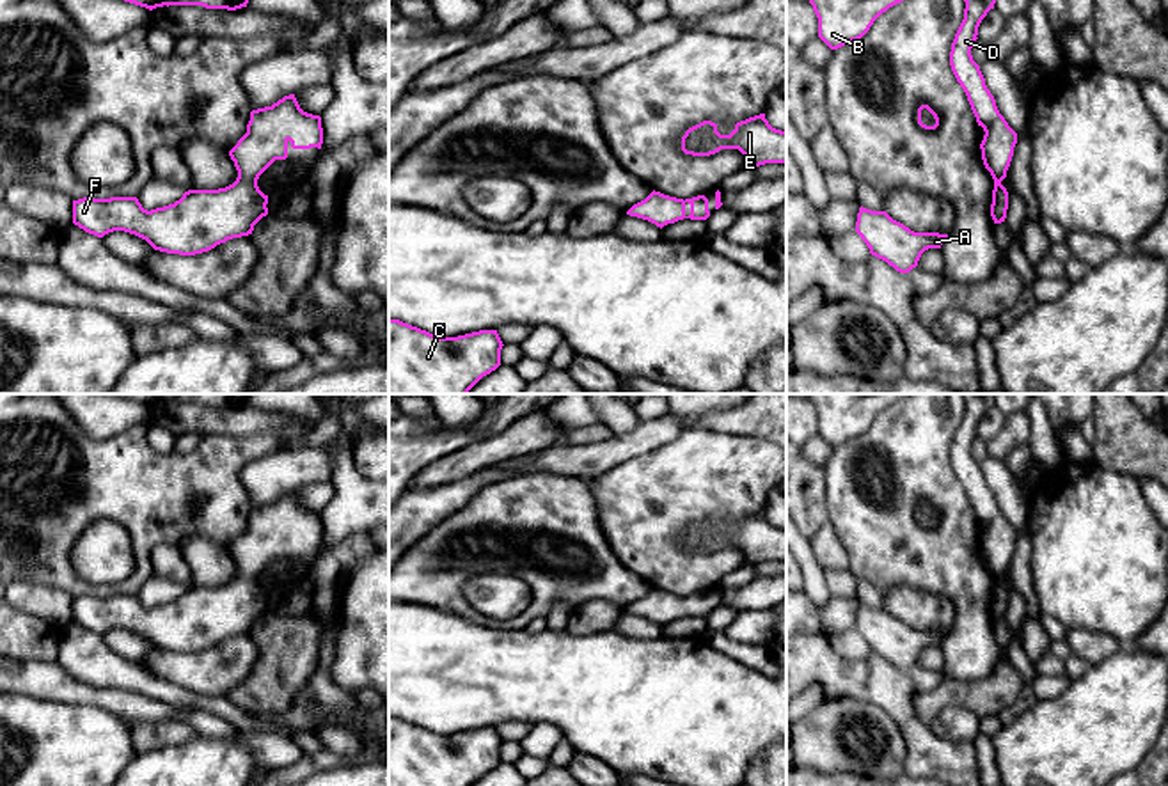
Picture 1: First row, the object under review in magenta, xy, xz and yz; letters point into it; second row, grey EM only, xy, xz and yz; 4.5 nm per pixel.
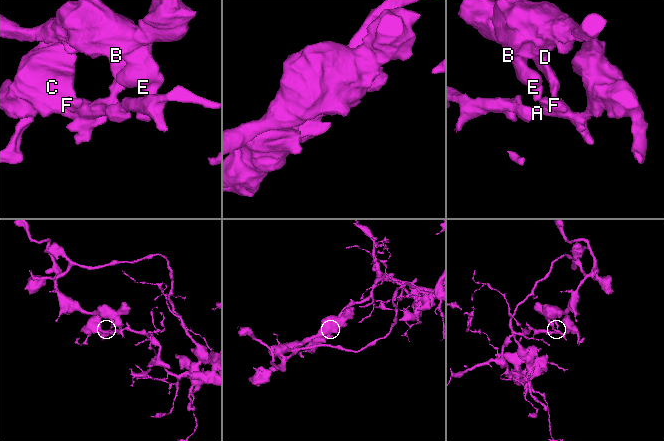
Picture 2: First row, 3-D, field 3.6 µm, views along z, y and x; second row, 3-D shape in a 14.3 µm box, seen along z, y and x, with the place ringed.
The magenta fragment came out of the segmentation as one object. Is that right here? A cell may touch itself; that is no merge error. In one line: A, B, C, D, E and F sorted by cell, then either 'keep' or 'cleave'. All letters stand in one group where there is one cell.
groups A C F / B D E; cleave

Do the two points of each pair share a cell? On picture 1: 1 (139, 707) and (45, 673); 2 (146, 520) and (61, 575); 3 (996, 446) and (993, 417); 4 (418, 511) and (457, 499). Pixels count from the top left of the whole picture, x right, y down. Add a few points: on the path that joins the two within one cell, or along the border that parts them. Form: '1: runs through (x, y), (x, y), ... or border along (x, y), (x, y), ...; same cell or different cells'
1: runs through (116, 701), (68, 689); same cell
2: runs through (116, 510), (89, 510), (61, 538), (61, 545); same cell
3: border along (1007, 416), (1005, 426), (987, 442); different cells
4: runs through (426, 506), (448, 499); same cell

